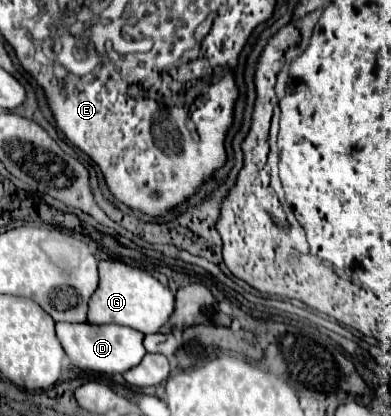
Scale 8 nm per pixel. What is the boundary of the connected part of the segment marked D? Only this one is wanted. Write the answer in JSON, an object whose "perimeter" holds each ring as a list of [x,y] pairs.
{"perimeter":[[[57,323],[57,339],[61,341],[67,357],[79,369],[89,369],[97,373],[125,373],[139,365],[147,353],[143,347],[143,333],[123,327],[123,325],[91,325],[91,323]]]}

